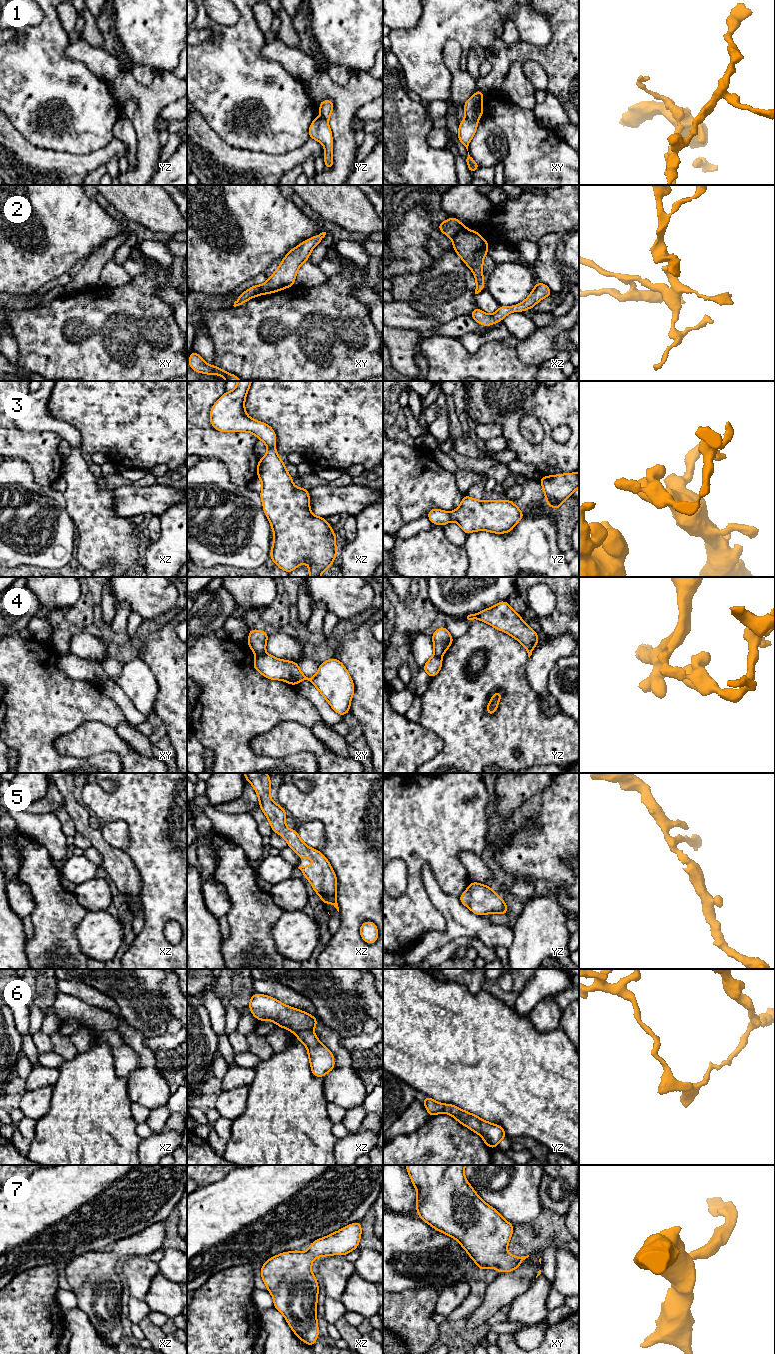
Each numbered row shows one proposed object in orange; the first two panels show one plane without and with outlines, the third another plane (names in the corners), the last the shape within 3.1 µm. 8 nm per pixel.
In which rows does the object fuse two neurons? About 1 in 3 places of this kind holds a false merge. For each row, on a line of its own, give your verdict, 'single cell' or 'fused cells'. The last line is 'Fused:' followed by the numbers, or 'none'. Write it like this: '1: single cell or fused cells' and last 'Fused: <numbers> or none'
1: fused cells
2: fused cells
3: single cell
4: fused cells
5: single cell
6: single cell
7: single cell
Fused: 1, 2, 4

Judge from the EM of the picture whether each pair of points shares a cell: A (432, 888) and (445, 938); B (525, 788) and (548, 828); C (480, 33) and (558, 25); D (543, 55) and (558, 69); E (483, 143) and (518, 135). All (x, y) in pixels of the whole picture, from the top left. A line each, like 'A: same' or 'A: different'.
A: same
B: different
C: different
D: same
E: different

